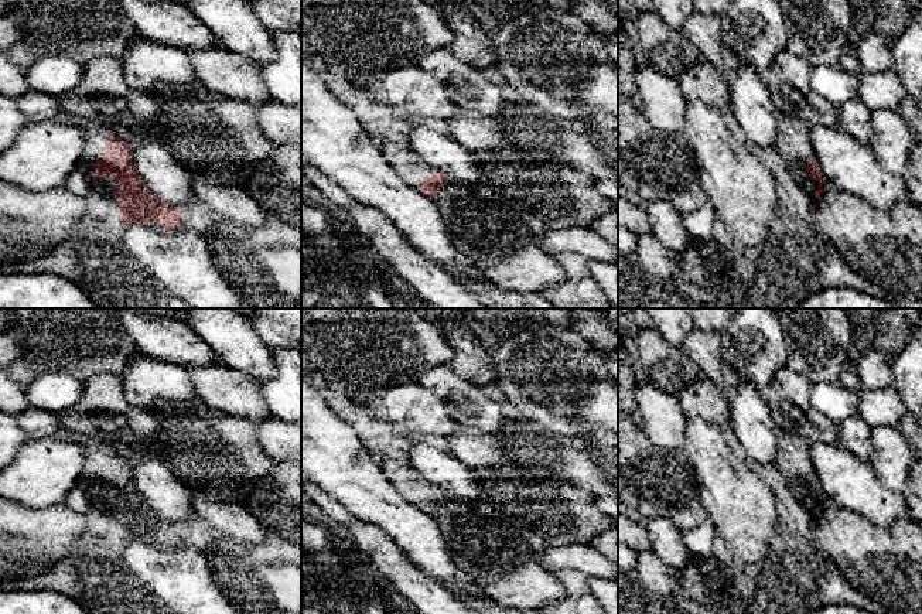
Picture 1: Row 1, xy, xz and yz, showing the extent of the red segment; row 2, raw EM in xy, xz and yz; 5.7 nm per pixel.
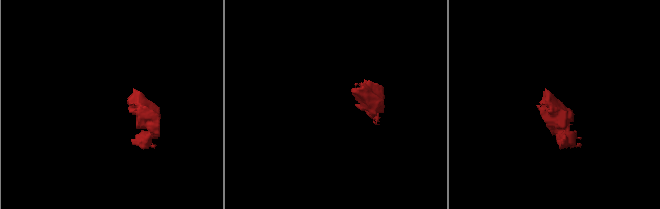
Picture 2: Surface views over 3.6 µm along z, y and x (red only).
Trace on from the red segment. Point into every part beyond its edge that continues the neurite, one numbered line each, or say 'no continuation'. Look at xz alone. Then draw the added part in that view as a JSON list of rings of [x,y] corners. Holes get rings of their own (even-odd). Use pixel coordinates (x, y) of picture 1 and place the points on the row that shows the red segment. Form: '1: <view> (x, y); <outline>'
1: xz (410, 167); [[[400,139],[385,141],[383,151],[387,164],[400,175],[400,178],[407,185],[413,187],[417,191],[421,178],[431,177],[437,171],[437,168],[427,164],[410,147],[404,147]]]

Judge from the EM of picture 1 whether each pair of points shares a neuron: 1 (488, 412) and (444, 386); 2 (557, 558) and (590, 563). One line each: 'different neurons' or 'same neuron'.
1: same neuron
2: same neuron

